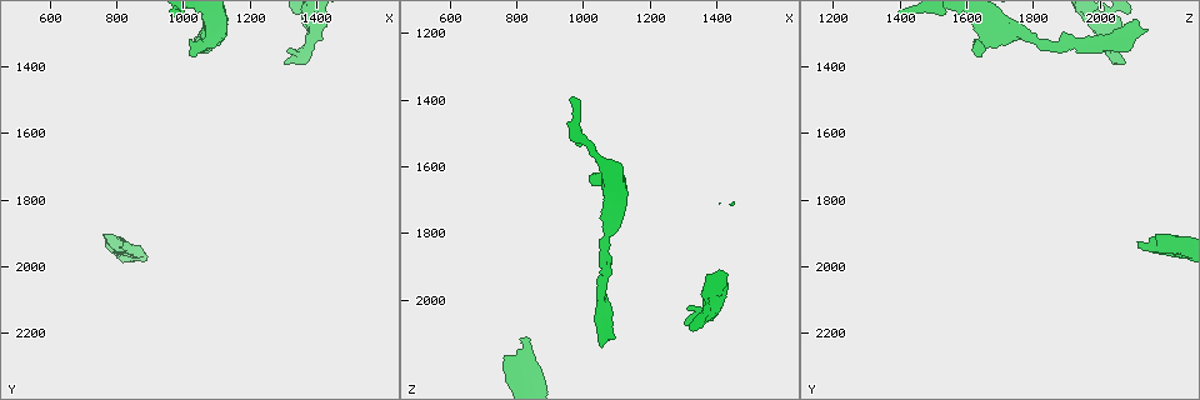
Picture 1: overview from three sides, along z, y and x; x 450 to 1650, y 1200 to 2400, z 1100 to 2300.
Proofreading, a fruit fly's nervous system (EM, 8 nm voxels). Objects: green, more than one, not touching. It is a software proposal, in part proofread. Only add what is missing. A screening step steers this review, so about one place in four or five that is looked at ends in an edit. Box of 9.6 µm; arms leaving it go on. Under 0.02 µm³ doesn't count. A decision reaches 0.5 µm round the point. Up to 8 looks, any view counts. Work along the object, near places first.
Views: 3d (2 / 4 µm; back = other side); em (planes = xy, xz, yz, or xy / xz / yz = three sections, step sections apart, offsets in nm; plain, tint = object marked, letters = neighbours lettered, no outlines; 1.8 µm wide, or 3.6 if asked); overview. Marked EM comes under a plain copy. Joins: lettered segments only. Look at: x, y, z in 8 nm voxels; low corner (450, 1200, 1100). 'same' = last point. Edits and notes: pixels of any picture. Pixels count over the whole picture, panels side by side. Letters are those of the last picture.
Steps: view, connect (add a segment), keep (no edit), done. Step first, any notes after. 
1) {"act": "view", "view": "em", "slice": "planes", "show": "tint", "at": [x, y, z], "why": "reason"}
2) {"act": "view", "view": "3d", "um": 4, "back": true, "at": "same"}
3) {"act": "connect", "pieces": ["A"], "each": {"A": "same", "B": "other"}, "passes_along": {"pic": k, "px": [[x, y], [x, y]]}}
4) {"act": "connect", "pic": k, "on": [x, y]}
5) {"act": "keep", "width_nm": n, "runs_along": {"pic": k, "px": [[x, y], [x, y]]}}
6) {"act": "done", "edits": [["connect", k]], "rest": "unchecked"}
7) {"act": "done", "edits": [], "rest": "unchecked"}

{"act": "view", "view": "3d", "um": 2, "at": [1030, 1370, 1630], "why": "branch stops here"}

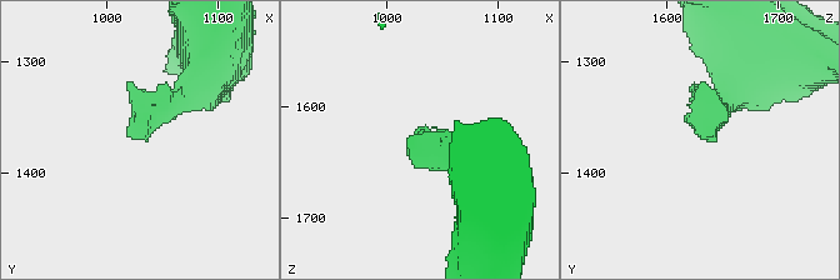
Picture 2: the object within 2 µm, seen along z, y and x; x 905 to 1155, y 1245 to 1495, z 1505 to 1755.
{"act": "view", "view": "em", "slice": "planes", "show": "letters", "at": [1028, 1370, 1630], "why": "need the tissue"}

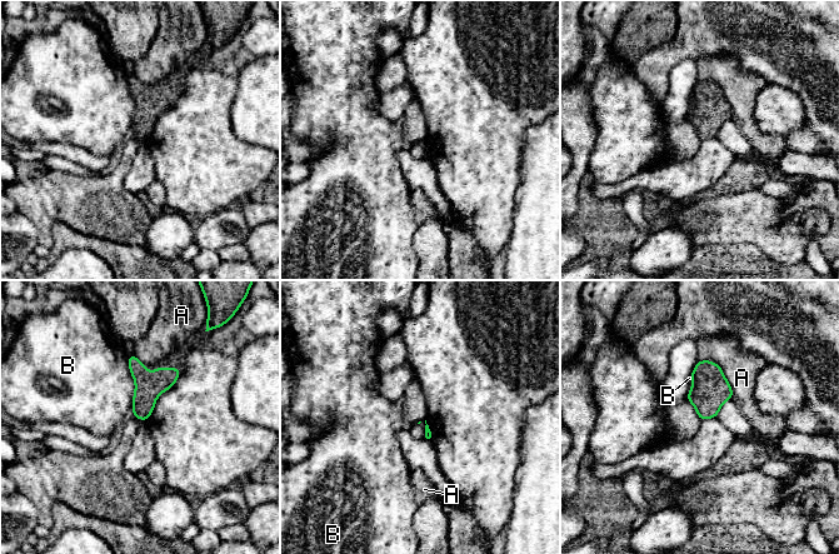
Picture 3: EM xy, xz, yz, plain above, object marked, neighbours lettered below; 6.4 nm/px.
{"act": "keep", "each": {"A": "other", "B": "other"}, "border": {"pic": 3, "px": [[126, 355], [134, 380], [131, 413]]}, "found": "none of them fits"}

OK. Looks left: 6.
{"act": "view", "view": "em", "um": 3.6, "slice": "yz", "step": 16, "show": "letters", "at": [1300, 1390, 2070], "why": "branch stops here"}

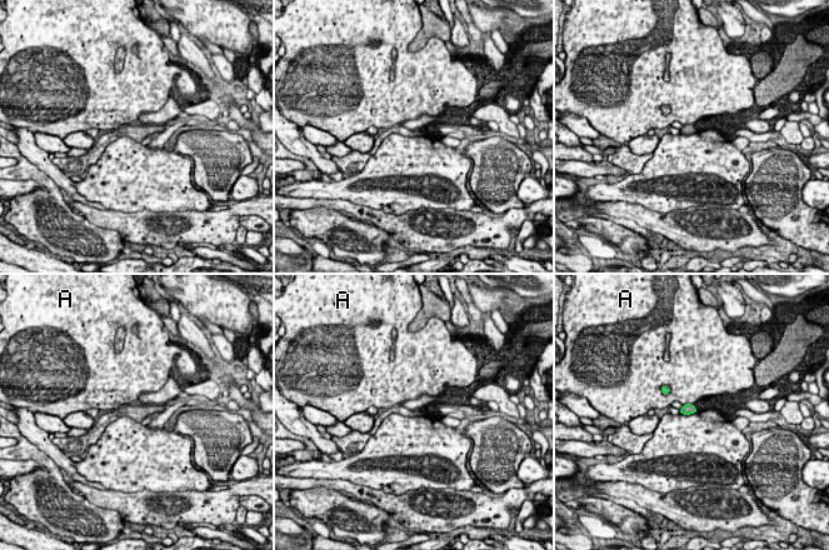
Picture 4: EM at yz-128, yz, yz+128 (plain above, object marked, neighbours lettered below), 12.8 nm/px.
{"act": "keep", "each": {"A": "other"}, "border": {"pic": 4, "px": [[664, 385], [668, 388], [667, 395]]}, "found": "none of them fits"}

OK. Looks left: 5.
{"act": "view", "view": "3d", "um": 2, "at": [800, 1940, 2190], "why": "calibre changes"}

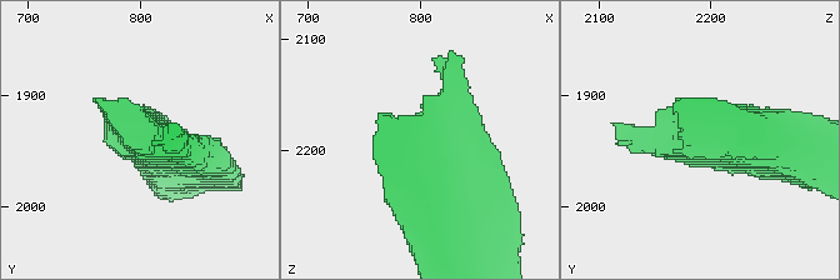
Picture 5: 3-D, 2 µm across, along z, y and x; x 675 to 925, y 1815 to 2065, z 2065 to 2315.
{"act": "view", "view": "em", "slice": "planes", "show": "letters", "at": [806, 1940, 2182], "why": "shape alone is not enough"}

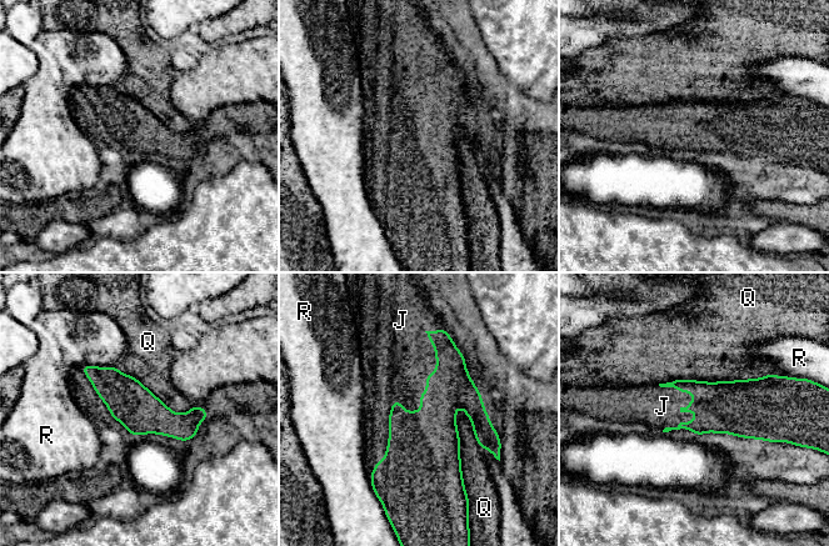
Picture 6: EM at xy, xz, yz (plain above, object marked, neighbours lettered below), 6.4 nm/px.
{"act": "connect", "pieces": ["J"], "longest_contact_nm": ["Q", 500], "each": {"J": "same", "Q": "other", "R": "other"}, "found": "it goes on there"}

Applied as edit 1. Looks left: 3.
{"act": "done", "edits": [["connect", 6]], "rest": "unchecked"}

